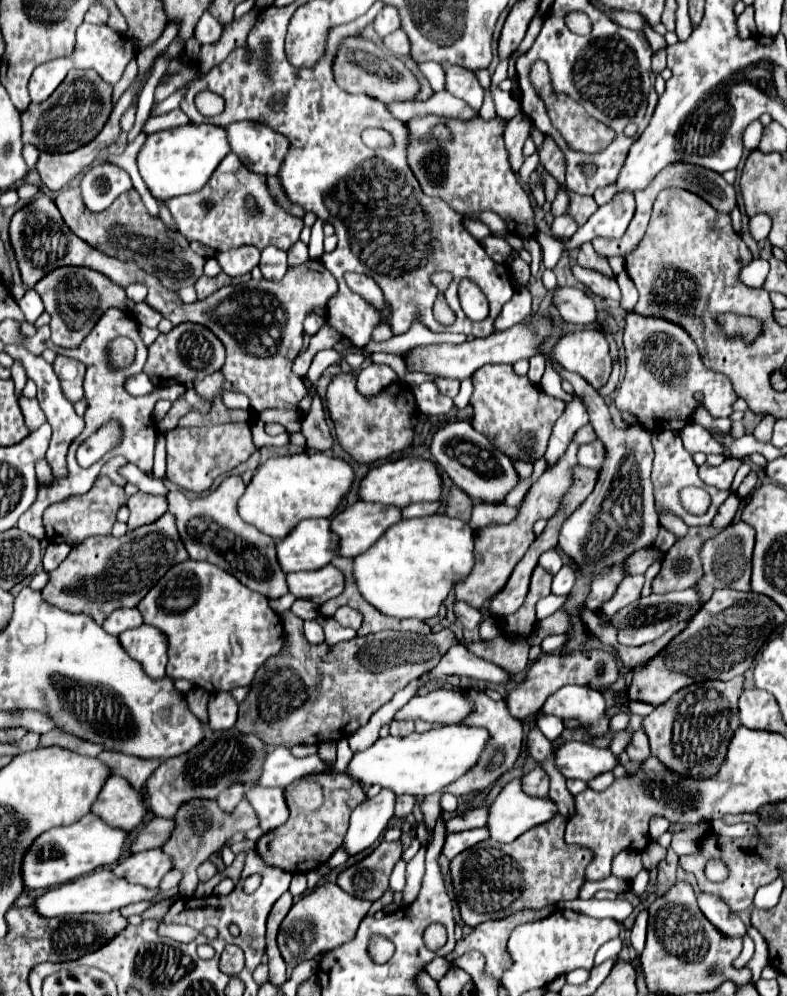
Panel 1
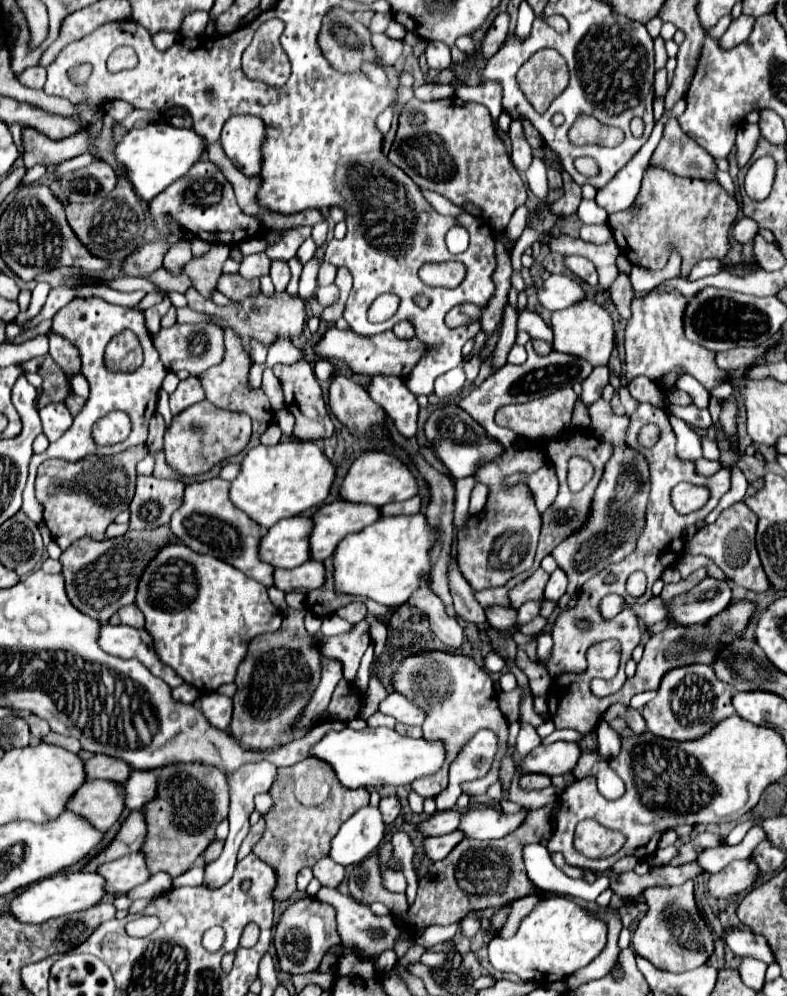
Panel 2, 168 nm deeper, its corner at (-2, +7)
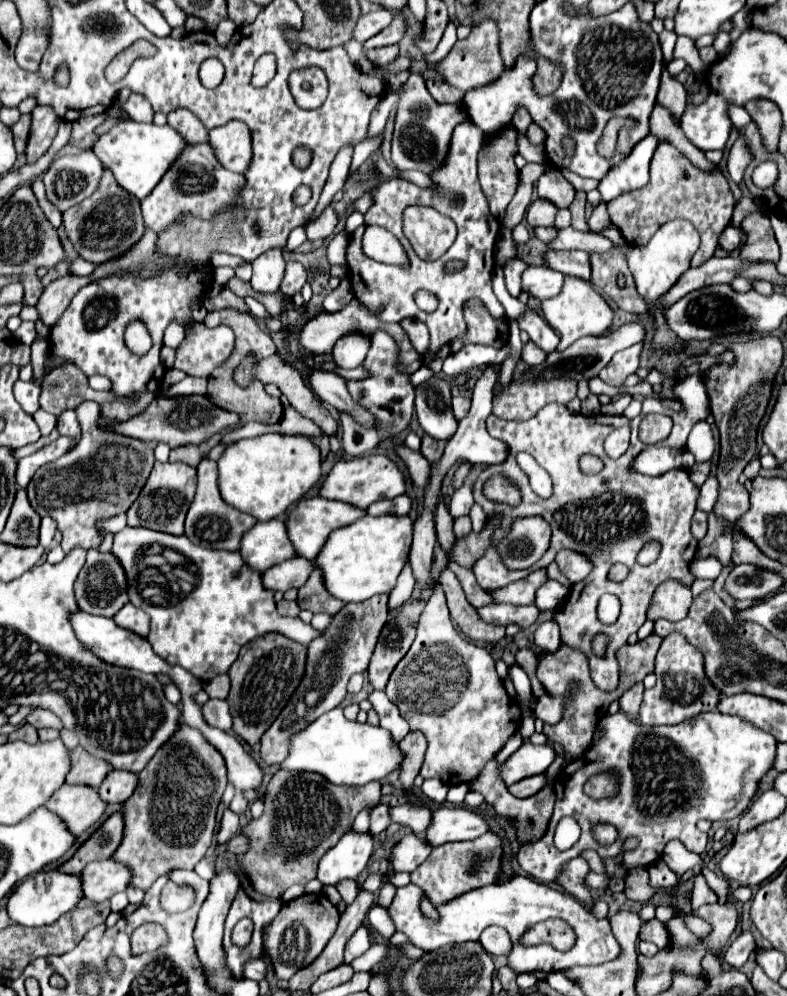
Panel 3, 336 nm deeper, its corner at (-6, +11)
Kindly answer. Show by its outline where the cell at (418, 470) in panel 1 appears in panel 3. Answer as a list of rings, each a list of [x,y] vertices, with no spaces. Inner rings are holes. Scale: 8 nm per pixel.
[[[368,454],[368,456],[336,462],[328,472],[328,476],[324,478],[318,494],[328,500],[340,500],[358,508],[368,508],[376,500],[382,500],[382,498],[392,500],[404,494],[404,478],[392,460],[388,460],[386,456]]]

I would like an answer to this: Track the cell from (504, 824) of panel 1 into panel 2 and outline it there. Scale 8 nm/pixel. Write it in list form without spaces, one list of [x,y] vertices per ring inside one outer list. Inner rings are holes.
[[[484,806],[484,808],[464,812],[460,830],[464,830],[466,838],[476,838],[476,840],[504,838],[524,822],[526,814],[528,814],[528,808],[522,808],[516,814],[508,814],[504,810]]]

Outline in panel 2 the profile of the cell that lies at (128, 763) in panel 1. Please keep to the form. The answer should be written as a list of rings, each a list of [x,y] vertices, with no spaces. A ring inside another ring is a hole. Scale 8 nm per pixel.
[[[80,750],[80,758],[86,764],[88,778],[102,778],[102,780],[106,778],[112,782],[126,784],[128,776],[132,774],[128,764],[124,764],[124,760],[116,760],[114,756],[100,756],[100,754]]]

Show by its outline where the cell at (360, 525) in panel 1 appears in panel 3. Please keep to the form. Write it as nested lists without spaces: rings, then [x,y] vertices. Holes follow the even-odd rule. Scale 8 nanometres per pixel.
[[[304,498],[296,504],[296,508],[288,514],[288,520],[286,520],[286,530],[288,530],[288,536],[292,540],[292,546],[296,548],[296,556],[302,556],[302,558],[314,558],[320,548],[324,546],[328,534],[336,528],[342,528],[346,524],[352,524],[352,520],[358,520],[362,518],[366,512],[356,508],[356,506],[348,506],[348,504],[342,504],[342,502],[336,502],[336,500],[326,500],[326,498]]]

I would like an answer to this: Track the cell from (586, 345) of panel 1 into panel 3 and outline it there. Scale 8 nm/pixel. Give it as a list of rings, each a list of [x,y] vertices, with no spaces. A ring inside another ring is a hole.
[[[566,276],[564,278],[564,288],[560,290],[558,296],[542,300],[540,302],[542,308],[542,316],[544,320],[560,332],[560,344],[556,350],[564,350],[568,348],[574,340],[578,340],[580,336],[598,336],[602,332],[608,330],[608,326],[612,324],[612,310],[606,304],[606,300],[594,290],[594,286],[588,280],[580,280],[576,276]]]

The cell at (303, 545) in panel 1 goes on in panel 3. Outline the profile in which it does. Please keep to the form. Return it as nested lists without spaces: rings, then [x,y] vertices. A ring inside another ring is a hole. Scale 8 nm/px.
[[[282,520],[258,522],[254,528],[250,528],[242,536],[240,554],[248,568],[256,572],[264,572],[274,564],[296,556]]]

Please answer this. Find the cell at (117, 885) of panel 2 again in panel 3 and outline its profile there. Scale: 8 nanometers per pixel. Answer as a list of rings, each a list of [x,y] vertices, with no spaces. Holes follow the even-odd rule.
[[[114,860],[92,862],[82,872],[84,898],[98,904],[110,900],[116,892],[122,892],[130,884],[130,870]]]

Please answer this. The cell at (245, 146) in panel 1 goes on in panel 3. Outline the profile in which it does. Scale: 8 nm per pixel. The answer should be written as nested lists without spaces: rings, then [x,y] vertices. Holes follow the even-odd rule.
[[[232,120],[224,126],[208,130],[208,144],[220,162],[230,172],[244,172],[252,158],[250,132],[242,122]]]

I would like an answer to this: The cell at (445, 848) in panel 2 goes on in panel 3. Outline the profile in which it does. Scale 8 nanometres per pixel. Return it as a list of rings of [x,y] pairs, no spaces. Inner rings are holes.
[[[408,834],[398,844],[392,846],[388,862],[394,872],[412,872],[428,858],[430,852],[432,852],[432,846],[428,842],[420,840],[414,834]]]

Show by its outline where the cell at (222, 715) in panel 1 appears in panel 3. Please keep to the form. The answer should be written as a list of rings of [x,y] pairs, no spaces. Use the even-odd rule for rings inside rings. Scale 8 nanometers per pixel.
[[[208,700],[202,706],[202,716],[204,716],[204,722],[212,724],[212,728],[220,728],[224,732],[230,732],[232,728],[232,716],[226,700]]]

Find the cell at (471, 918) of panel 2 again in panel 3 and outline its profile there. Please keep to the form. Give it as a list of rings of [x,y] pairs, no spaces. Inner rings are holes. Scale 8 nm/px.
[[[514,876],[506,884],[500,884],[500,882],[488,884],[484,888],[466,892],[464,896],[458,896],[456,900],[450,900],[448,904],[440,904],[436,908],[438,920],[428,918],[420,910],[420,902],[424,900],[424,896],[426,894],[422,892],[422,888],[418,888],[416,884],[408,884],[404,888],[398,888],[392,906],[388,908],[388,914],[396,926],[396,932],[406,934],[410,938],[410,942],[416,944],[418,948],[422,948],[424,952],[432,952],[446,944],[478,940],[483,930],[489,925],[504,926],[508,930],[512,946],[514,946],[512,952],[508,954],[508,966],[516,974],[534,972],[534,970],[562,972],[572,966],[602,964],[608,960],[616,960],[622,952],[620,944],[616,942],[616,938],[610,930],[610,922],[606,918],[604,920],[592,918],[592,914],[584,908],[584,904],[578,902],[576,898],[572,898],[570,894],[566,894],[564,890],[552,888],[548,884],[540,884],[540,882],[524,878],[524,876]],[[546,918],[562,918],[574,928],[576,946],[572,950],[558,952],[552,946],[520,946],[518,944],[522,932],[528,926],[542,922]]]

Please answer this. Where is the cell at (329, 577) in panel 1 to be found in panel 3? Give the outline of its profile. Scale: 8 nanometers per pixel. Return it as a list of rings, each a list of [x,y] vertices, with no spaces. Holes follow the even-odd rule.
[[[300,556],[280,562],[276,566],[272,566],[268,572],[262,574],[262,584],[268,590],[290,590],[290,588],[300,588],[308,576],[312,574],[312,564],[310,560],[304,560]]]

